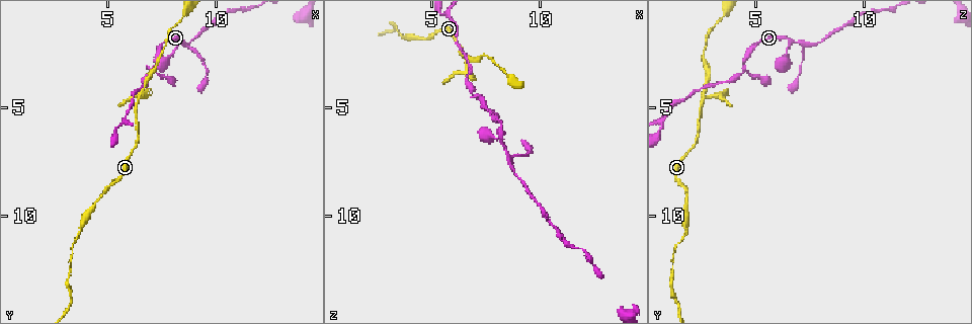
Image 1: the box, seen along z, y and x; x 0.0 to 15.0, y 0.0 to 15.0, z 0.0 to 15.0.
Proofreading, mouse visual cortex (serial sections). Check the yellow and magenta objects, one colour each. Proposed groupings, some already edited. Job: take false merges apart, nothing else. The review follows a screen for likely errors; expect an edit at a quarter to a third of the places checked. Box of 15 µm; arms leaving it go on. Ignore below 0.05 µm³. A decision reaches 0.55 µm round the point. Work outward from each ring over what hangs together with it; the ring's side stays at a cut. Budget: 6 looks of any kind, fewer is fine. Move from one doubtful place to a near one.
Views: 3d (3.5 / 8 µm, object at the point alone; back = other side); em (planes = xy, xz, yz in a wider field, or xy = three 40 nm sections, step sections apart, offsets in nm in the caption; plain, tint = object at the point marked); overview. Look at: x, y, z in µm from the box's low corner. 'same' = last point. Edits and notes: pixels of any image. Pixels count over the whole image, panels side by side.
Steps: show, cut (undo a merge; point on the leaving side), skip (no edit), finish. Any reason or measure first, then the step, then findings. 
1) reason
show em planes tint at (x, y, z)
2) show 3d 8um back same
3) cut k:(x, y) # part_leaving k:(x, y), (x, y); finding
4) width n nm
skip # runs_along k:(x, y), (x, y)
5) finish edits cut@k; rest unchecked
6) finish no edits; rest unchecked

abrupt turn
show 3d 3.5um at (8.2, 1.9, 6.7)

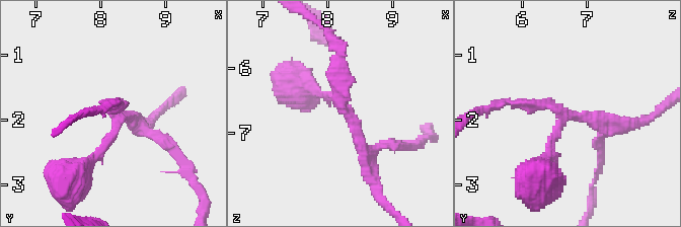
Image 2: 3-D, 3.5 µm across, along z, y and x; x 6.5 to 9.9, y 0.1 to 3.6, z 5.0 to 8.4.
arms 3; arm_widths 150, 200, 200 nm
show em xy step 1 tint at (8.30, 1.95, 6.70)

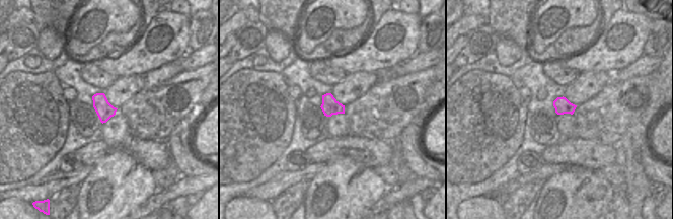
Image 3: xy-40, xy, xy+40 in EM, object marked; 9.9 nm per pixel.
skip # runs_along 2:(338, 51), (338, 105), (367, 170); all the same cell

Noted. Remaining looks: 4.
three arms meet
show 3d 8um at (6.4, 4.6, 2.5)

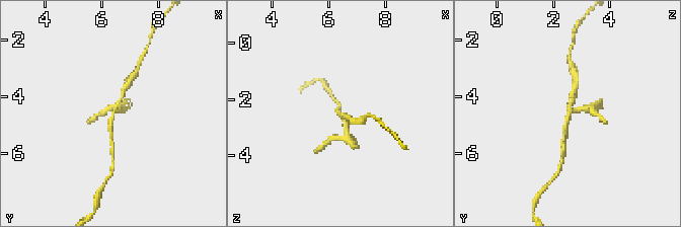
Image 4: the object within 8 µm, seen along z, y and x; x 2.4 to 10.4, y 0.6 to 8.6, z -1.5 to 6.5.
arms 3; arm_widths 150, 150, 200 nm; shape alone is not enough
show em xy step 1 tint at (6.5, 4.5, 2.5)

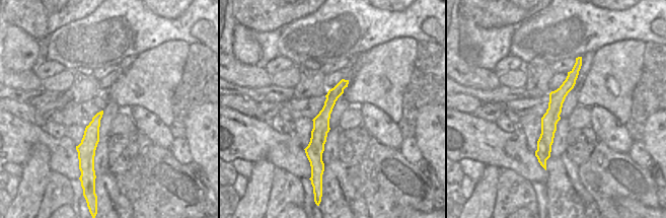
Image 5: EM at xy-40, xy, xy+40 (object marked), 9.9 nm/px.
cut 4:(347, 137) # part_leaving 4:(343, 120), (346, 137), (330, 139), (324, 145); a second cell is stuck on

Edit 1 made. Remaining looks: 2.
finish edits cut@4; rest unchecked

